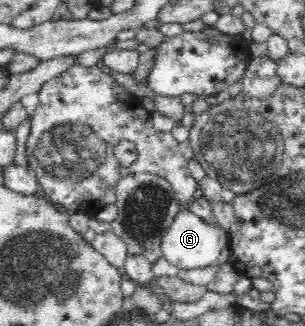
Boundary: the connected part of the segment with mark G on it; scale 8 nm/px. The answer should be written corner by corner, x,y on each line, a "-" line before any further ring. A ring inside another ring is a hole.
182,207
175,217
172,227
168,228
161,244
161,256
179,270
206,269
219,263
223,246
228,242
228,233
219,225
213,226
200,216

